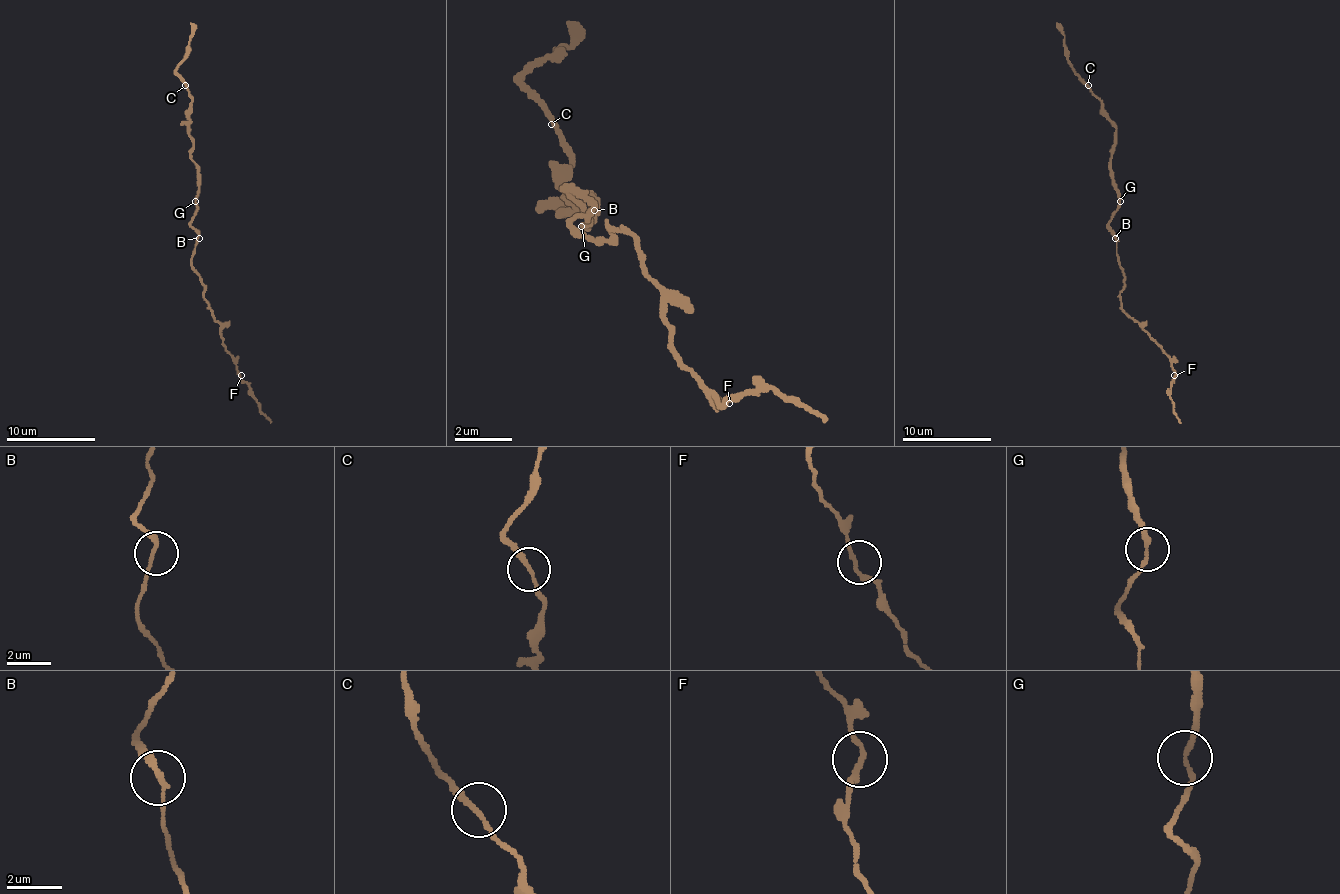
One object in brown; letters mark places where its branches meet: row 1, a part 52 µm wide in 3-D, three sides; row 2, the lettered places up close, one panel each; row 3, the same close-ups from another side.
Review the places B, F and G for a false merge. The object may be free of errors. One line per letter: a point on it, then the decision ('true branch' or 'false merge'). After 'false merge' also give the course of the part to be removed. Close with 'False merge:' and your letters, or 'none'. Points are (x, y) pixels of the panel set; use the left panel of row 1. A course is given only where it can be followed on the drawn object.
B: at (199, 238); true branch
F: at (241, 375); true branch
G: at (195, 201); true branch
False merge: none

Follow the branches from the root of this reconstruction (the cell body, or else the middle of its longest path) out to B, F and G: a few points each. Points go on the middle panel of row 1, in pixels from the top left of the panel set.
B: (572, 189), (594, 210)
F: (572, 189), (587, 203), (572, 224), (587, 239), (608, 239), (608, 224), (637, 239), (672, 353), (729, 403)
G: (572, 189), (565, 189), (579, 203), (579, 210), (587, 217), (579, 224)

